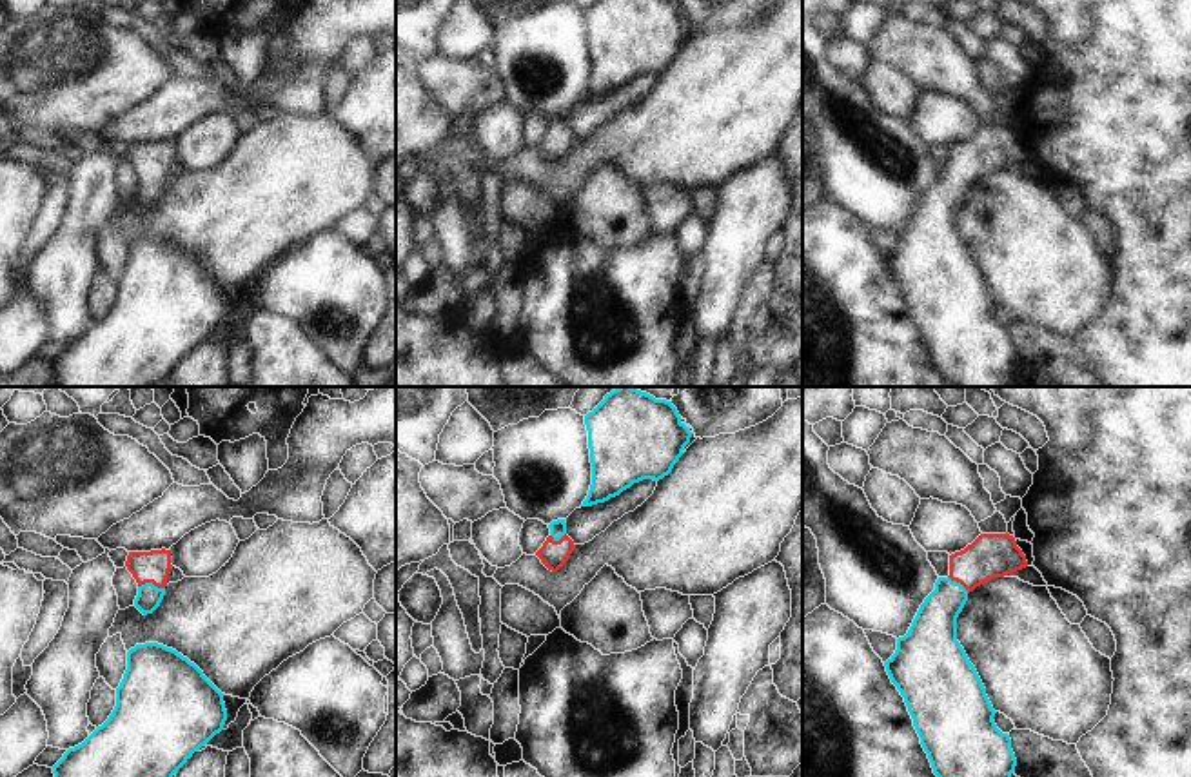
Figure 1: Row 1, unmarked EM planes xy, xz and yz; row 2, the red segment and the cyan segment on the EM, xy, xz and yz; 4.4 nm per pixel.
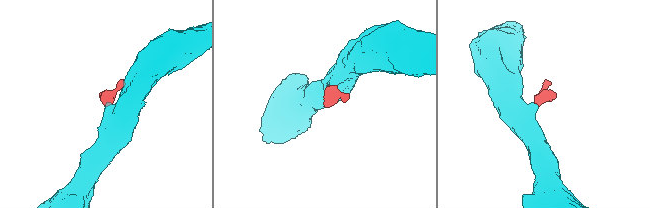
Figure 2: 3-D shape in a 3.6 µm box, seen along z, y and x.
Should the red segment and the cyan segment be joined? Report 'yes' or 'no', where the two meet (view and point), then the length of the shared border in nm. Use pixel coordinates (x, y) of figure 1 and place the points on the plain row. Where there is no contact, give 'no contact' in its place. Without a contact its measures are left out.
yes | xy (151, 175) | 120 nm

